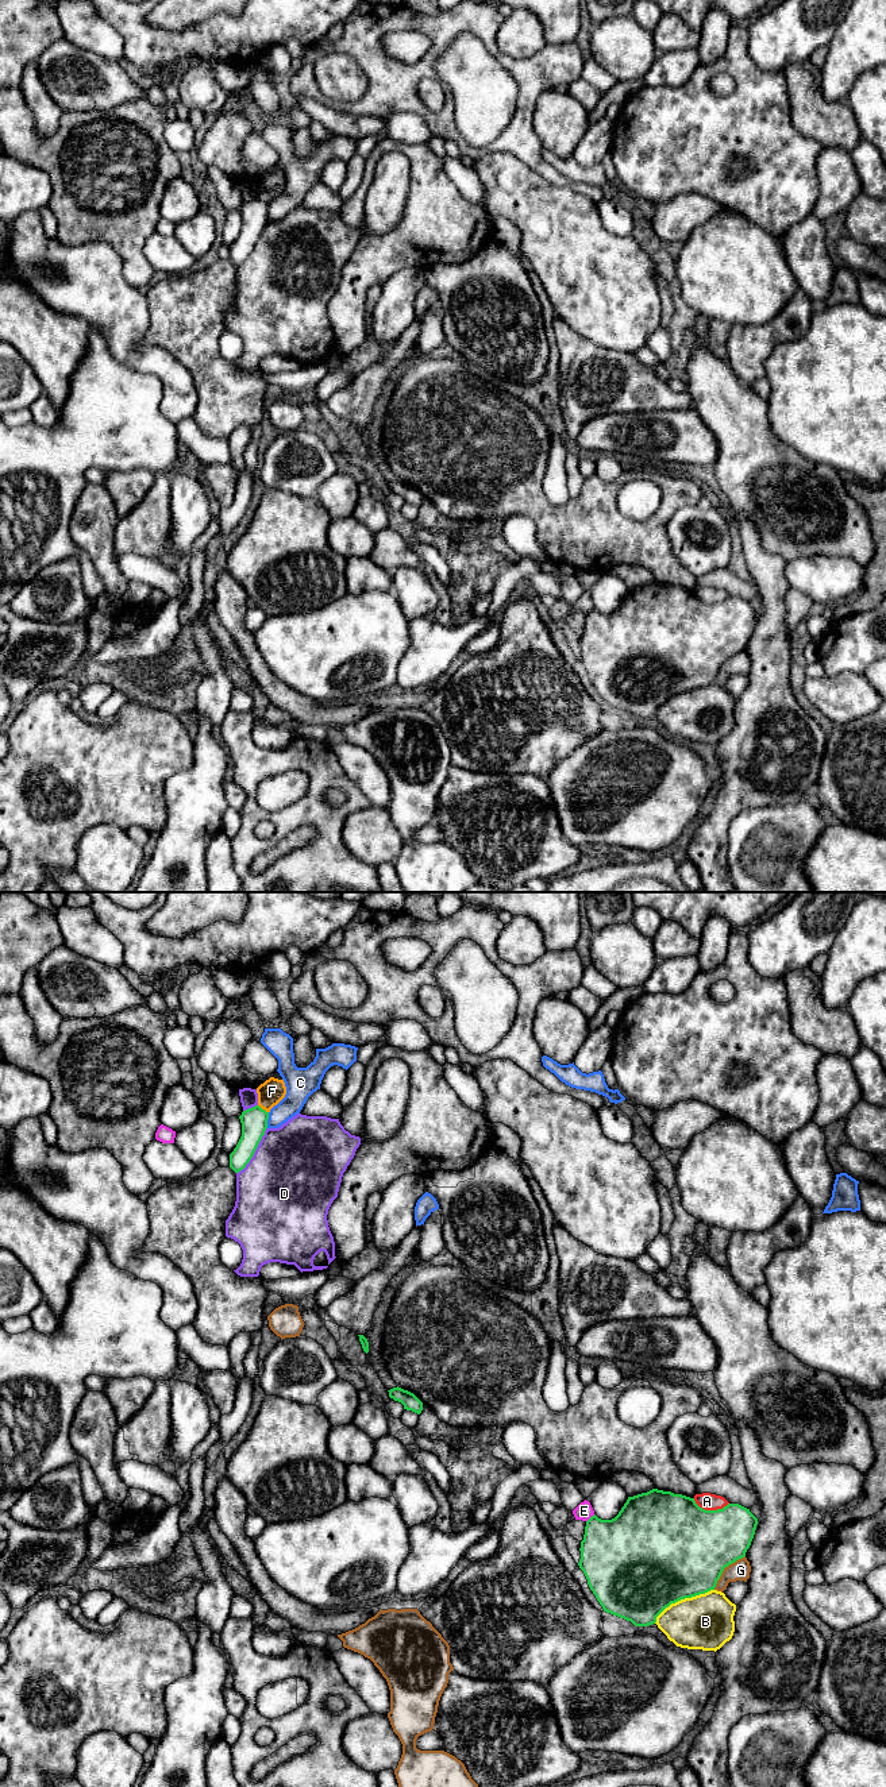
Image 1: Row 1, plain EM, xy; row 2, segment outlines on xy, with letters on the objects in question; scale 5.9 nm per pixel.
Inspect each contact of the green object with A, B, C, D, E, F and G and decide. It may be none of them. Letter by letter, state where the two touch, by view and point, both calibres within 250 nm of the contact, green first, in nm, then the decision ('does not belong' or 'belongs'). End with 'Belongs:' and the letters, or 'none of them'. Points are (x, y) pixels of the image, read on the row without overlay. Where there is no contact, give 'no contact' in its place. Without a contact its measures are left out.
A: contact xy (711, 603); calibres 480 and 100 nm; does not belong
B: contact xy (682, 691); calibres 500 and 320 nm; does not belong
C: contact xy (266, 213); calibres 160 and 140 nm; does not belong
D: contact xy (254, 244); calibres 160 and 500 nm; does not belong
E: contact xy (590, 610); calibres 400 and 100 nm; does not belong
F: contact xy (264, 203); calibres 160 and 150 nm; belongs
G: contact xy (724, 660); calibres 500 and 120 nm; does not belong
Belongs: F

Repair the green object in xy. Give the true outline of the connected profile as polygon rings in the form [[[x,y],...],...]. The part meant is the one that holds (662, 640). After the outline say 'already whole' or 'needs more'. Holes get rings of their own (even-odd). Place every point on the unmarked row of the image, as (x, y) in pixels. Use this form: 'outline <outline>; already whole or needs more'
outline [[[652,582],[628,590],[612,613],[601,613],[594,607],[586,614],[578,659],[604,705],[631,714],[635,719],[648,719],[671,696],[714,683],[724,661],[746,649],[756,618],[758,611],[739,597],[705,603],[694,591]]]; already whole

